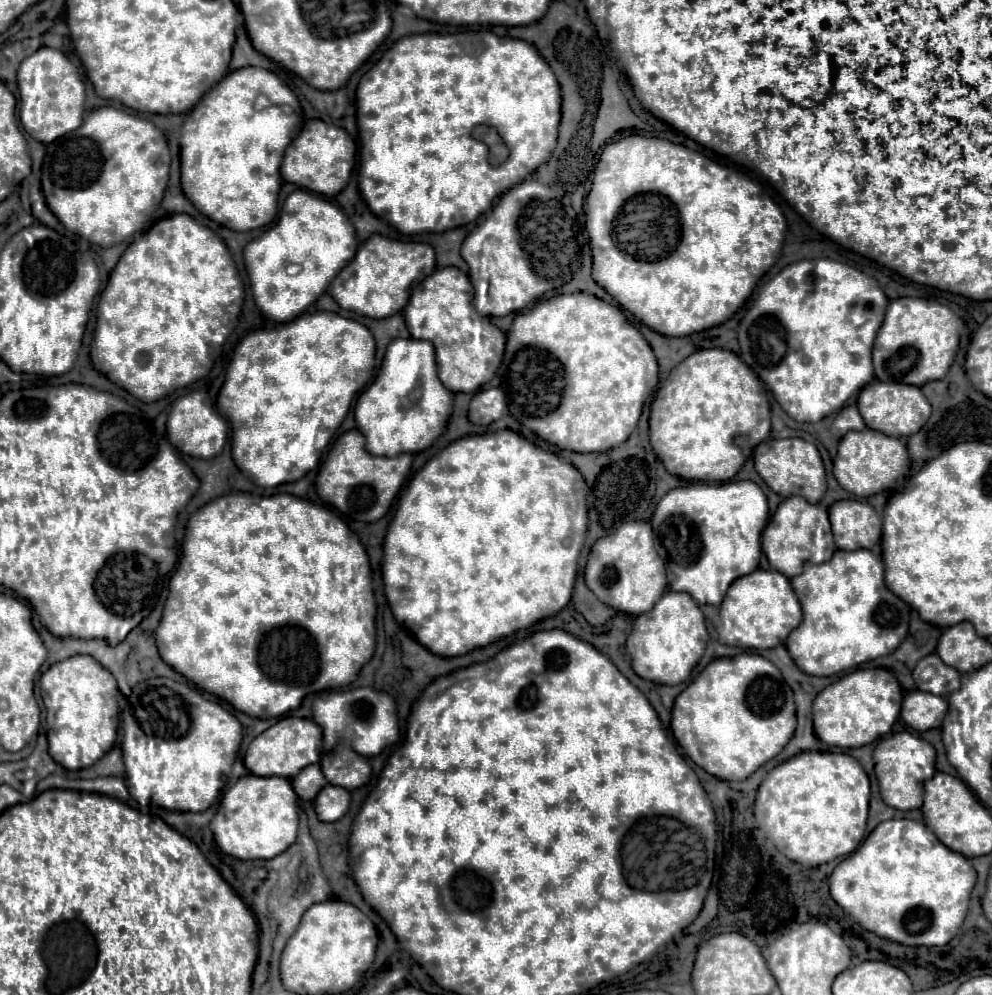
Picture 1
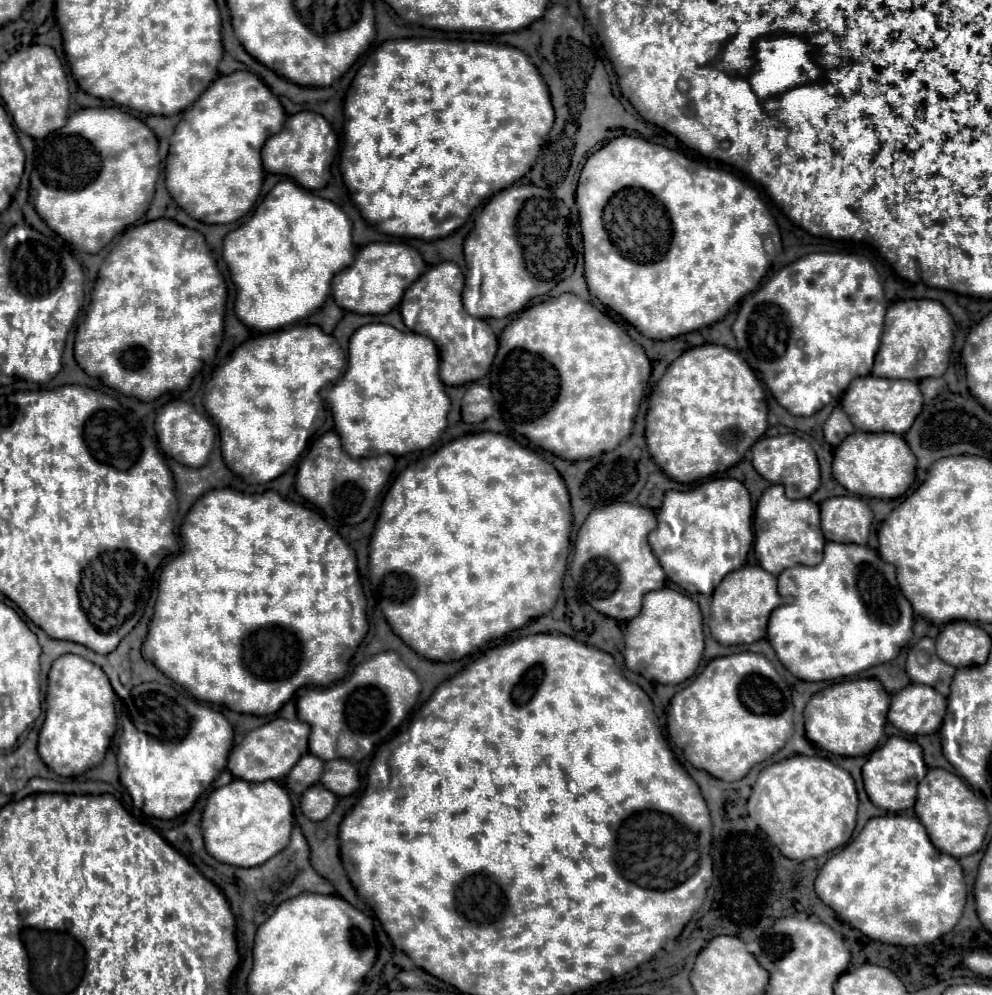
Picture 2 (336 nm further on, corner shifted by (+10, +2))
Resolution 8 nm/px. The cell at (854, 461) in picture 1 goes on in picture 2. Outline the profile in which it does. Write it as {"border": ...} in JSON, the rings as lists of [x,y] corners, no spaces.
{"border":[[[856,431],[836,449],[832,475],[842,487],[860,497],[898,499],[910,489],[916,477],[916,457],[902,435]]]}

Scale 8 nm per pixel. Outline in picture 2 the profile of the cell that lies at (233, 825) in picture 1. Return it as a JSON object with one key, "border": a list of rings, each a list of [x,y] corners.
{"border":[[[234,779],[216,789],[202,813],[202,833],[206,851],[220,863],[234,867],[258,867],[280,853],[292,833],[292,801],[288,791],[276,781],[248,783]]]}

